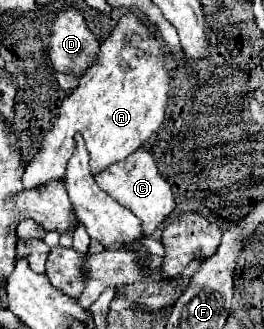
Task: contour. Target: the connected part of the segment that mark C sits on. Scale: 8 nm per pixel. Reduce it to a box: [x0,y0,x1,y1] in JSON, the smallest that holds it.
[94,148,176,236]

